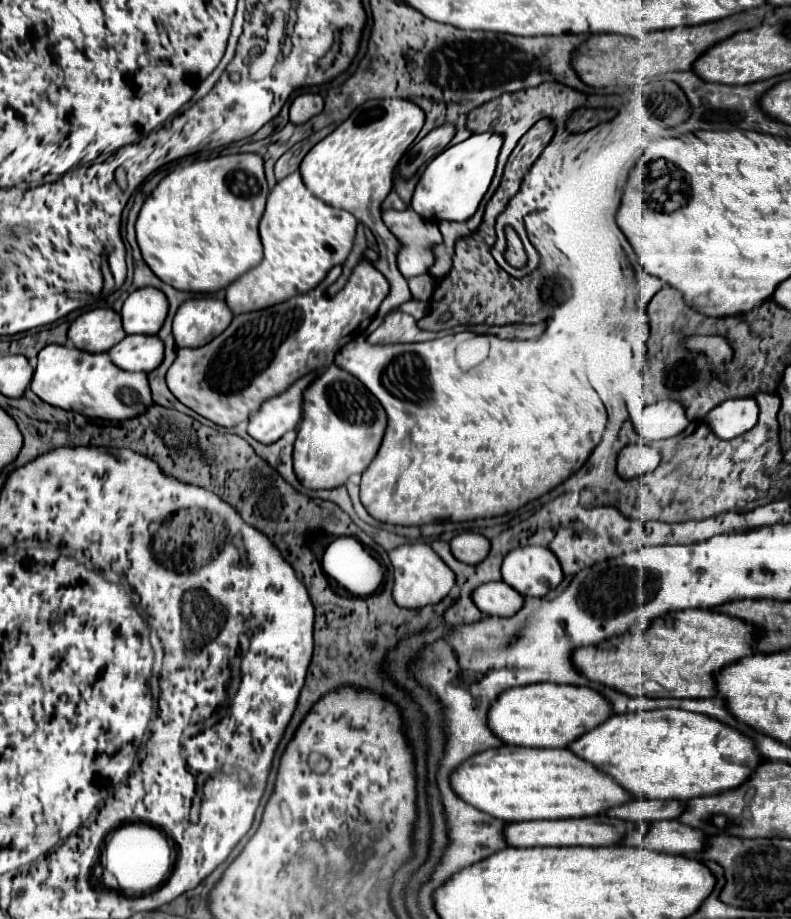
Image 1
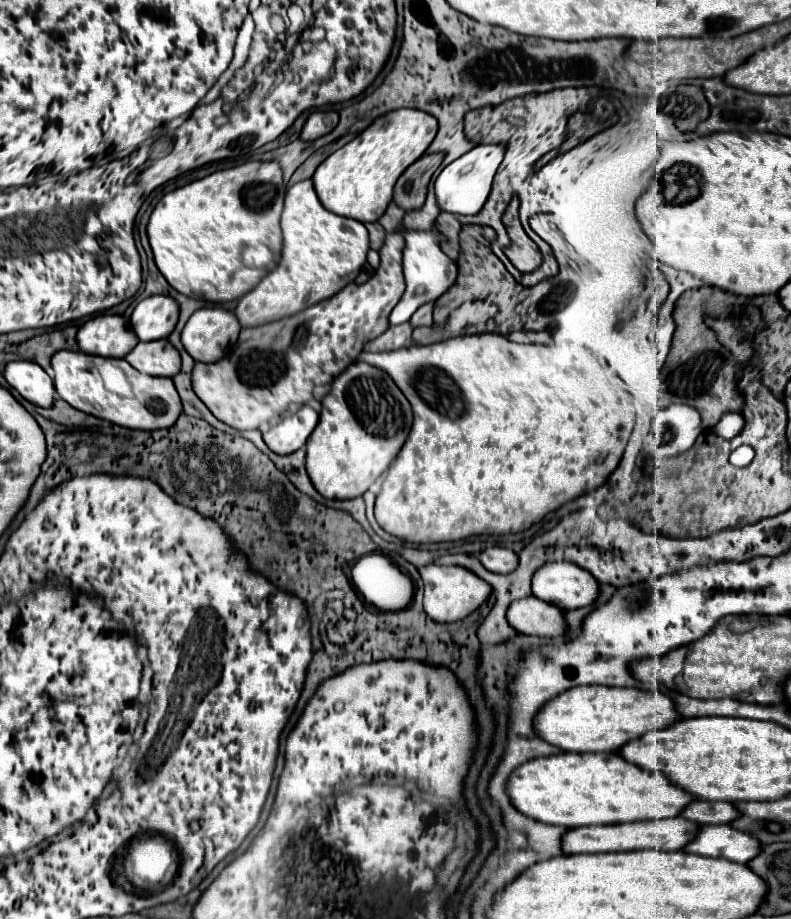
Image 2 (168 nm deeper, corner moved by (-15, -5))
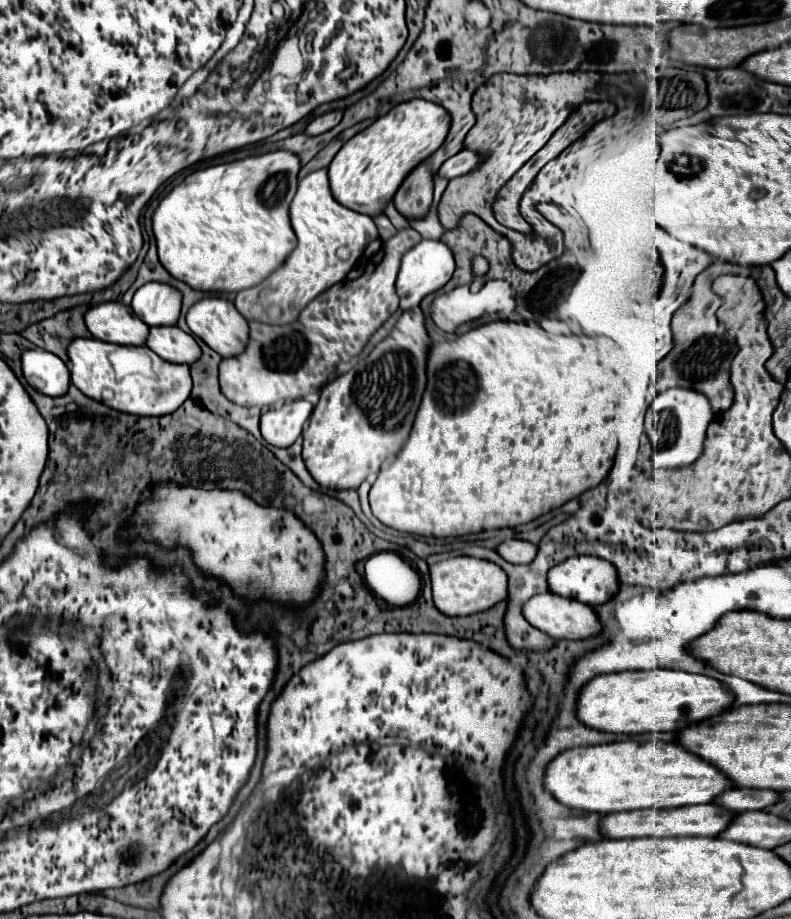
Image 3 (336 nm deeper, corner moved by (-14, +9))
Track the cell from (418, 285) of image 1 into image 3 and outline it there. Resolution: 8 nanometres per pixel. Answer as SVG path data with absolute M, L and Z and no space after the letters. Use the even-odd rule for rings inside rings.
M419 307L403 311L395 329L369 353L369 357L359 359L351 371L323 385L319 403L303 429L303 461L321 487L333 491L357 489L369 473L375 473L389 455L397 453L405 445L427 385L427 353L431 343L423 311ZM371 421L389 421L389 427L395 429L381 429L371 425Z

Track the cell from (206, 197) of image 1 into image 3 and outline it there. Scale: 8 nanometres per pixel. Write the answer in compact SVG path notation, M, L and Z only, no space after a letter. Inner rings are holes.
M281 149L265 155L239 159L233 163L207 167L189 175L159 203L153 215L153 231L157 237L157 249L163 267L175 279L205 293L237 293L265 281L275 269L279 269L287 261L287 255L297 247L297 237L289 221L289 205L297 193L299 171L299 157L291 151ZM169 217L185 217L183 227L181 219L177 229L177 223L173 225Z

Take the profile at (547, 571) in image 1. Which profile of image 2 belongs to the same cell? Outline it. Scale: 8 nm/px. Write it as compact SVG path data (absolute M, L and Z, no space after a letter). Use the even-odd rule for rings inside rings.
M554 561L536 569L532 575L532 593L558 609L578 609L596 599L598 583L578 565Z

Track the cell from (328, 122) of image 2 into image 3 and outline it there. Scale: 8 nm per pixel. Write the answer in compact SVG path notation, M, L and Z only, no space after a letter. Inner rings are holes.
M329 111L329 113L325 113L325 115L317 117L317 119L313 119L313 121L307 125L305 133L307 133L307 135L321 135L321 133L333 129L333 127L341 121L341 117L343 117L341 111Z

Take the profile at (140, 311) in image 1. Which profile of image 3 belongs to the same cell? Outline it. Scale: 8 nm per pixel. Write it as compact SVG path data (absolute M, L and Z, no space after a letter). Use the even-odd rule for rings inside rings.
M147 283L133 297L133 311L151 327L177 325L183 295L167 283Z

